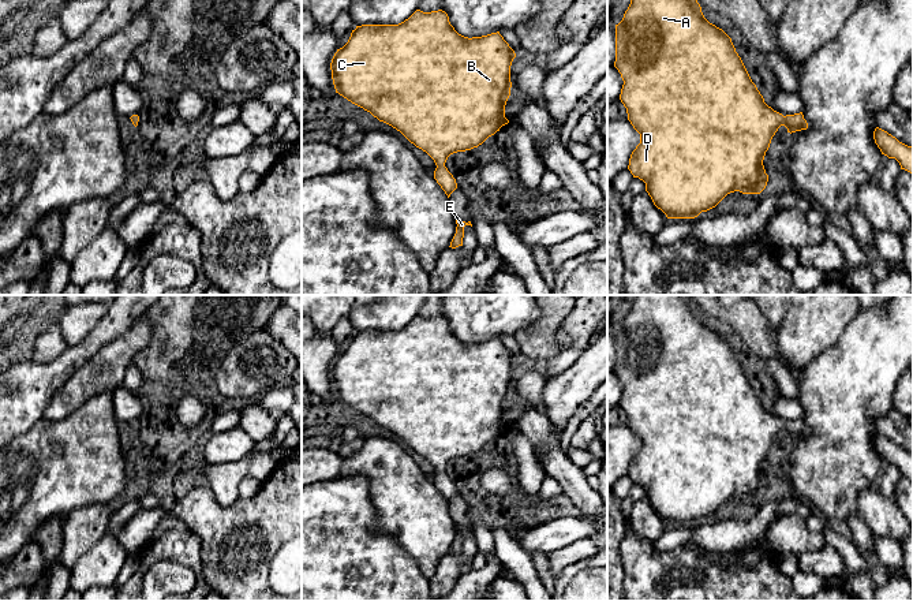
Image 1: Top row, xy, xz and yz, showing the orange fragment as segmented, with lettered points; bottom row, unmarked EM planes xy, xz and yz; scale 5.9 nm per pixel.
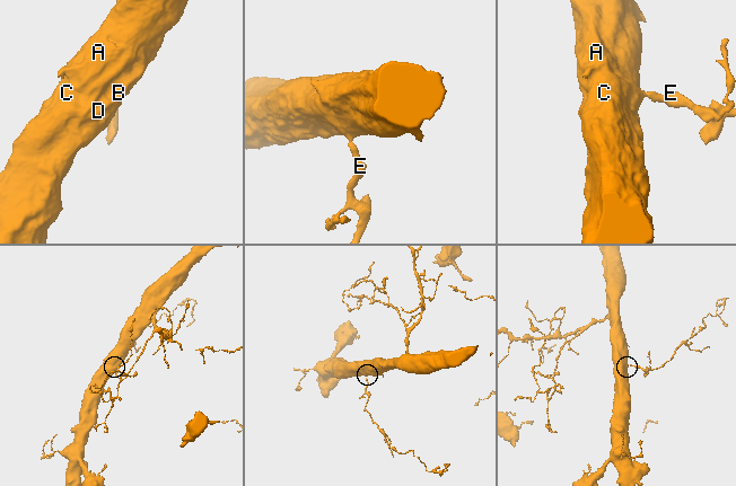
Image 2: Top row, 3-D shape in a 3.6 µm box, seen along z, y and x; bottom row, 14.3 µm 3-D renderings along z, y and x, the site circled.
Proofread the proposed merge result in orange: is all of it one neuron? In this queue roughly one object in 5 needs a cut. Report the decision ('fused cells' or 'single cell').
single cell

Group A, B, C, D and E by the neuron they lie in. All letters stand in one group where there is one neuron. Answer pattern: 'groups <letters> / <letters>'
groups A B C D E

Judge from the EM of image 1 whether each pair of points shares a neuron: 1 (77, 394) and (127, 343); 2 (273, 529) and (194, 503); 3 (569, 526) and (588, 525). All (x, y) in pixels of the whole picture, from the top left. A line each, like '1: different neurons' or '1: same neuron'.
1: same neuron
2: same neuron
3: same neuron

